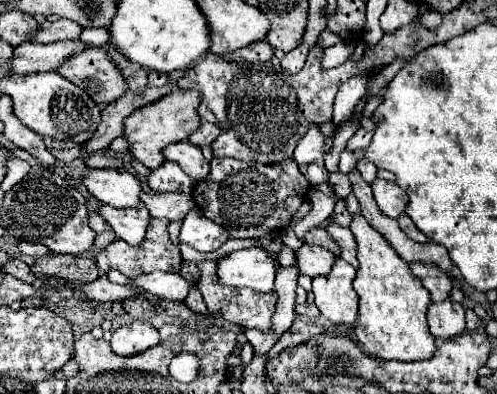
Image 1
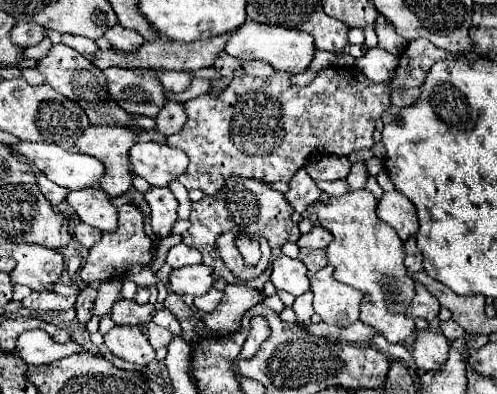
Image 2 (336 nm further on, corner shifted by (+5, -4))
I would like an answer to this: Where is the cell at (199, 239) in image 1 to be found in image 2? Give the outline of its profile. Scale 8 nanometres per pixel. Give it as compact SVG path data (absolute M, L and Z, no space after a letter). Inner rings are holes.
M179 242L177 246L173 246L167 254L167 264L173 268L181 268L181 266L193 266L197 262L201 262L201 252L197 248L191 248L183 242Z

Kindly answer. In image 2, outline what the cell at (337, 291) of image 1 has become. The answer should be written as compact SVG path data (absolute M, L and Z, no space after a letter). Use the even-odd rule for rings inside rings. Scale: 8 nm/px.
M325 266L311 278L313 308L323 322L335 326L351 326L359 320L361 294L333 278L333 266Z

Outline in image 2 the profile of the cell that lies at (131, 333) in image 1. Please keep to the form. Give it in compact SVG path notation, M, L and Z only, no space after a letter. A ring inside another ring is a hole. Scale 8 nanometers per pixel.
M115 326L105 336L105 346L117 358L131 362L135 366L147 366L155 360L155 350L143 336L141 328L135 326Z

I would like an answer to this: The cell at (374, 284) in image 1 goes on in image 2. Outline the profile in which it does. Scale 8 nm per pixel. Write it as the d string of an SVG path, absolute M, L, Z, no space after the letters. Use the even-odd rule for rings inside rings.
M355 190L355 192L347 192L339 198L329 198L327 204L315 202L313 208L309 206L309 212L315 212L321 226L325 230L329 230L333 234L333 242L327 246L327 258L335 268L335 278L347 286L357 288L363 294L361 300L361 322L365 322L367 326L373 326L373 330L377 330L377 334L385 336L387 342L391 344L403 344L413 332L415 332L415 320L405 316L405 308L409 306L409 302L413 300L413 280L407 274L407 268L403 264L403 242L397 236L397 232L381 222L381 218L377 218L375 212L377 200L373 198L371 192L367 190Z

